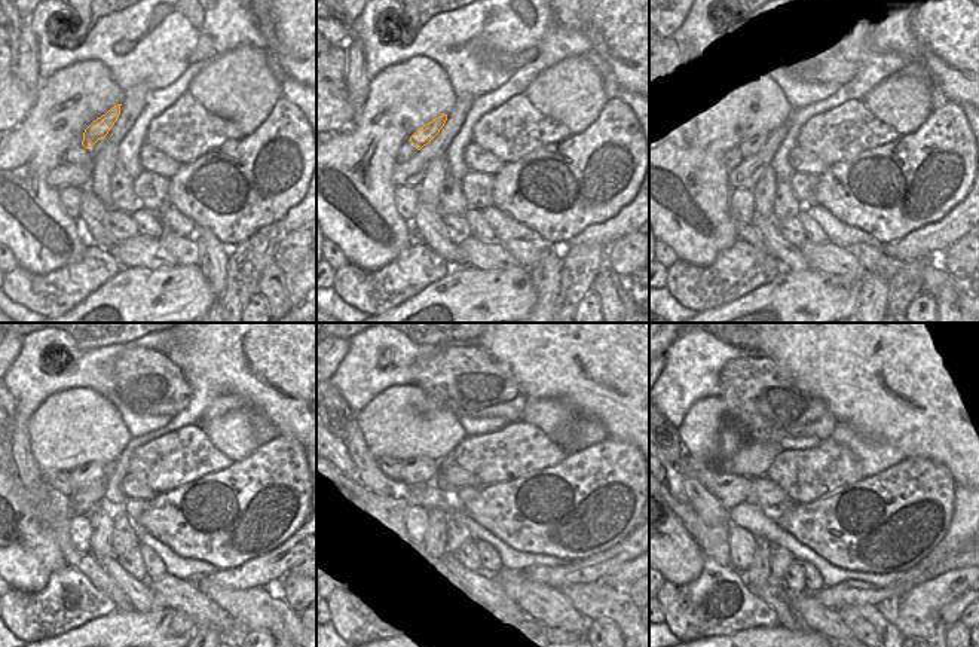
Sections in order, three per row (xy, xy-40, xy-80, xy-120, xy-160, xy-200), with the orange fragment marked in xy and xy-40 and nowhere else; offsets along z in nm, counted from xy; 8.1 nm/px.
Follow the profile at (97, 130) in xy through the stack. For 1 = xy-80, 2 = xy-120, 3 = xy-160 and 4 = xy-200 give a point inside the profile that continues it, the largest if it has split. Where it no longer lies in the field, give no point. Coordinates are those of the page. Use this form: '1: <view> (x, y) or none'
1: xy-80 (752, 145)
2: xy-120 (86, 475)
3: xy-160 (404, 475)
4: xy-200 (733, 482)

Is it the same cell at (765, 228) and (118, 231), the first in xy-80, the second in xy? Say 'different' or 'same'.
different

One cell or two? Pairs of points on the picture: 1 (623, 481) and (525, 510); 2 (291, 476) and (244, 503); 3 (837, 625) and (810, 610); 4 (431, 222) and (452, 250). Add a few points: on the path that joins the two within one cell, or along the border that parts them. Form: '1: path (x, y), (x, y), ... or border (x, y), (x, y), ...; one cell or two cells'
1: path (599, 493), (580, 509), (548, 510); one cell
2: path (280, 476), (265, 484), (256, 493); one cell
3: path (831, 623), (816, 615); one cell
4: path (431, 229), (444, 243); one cell

